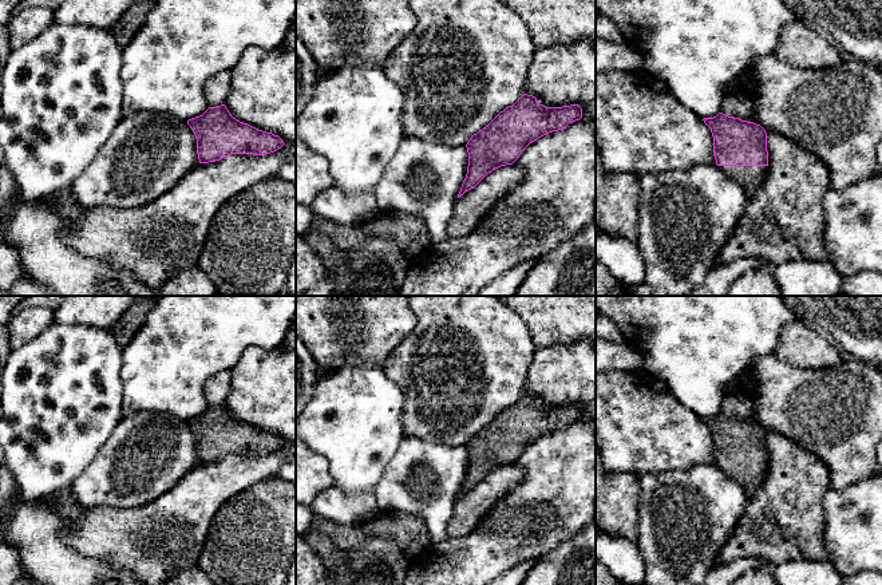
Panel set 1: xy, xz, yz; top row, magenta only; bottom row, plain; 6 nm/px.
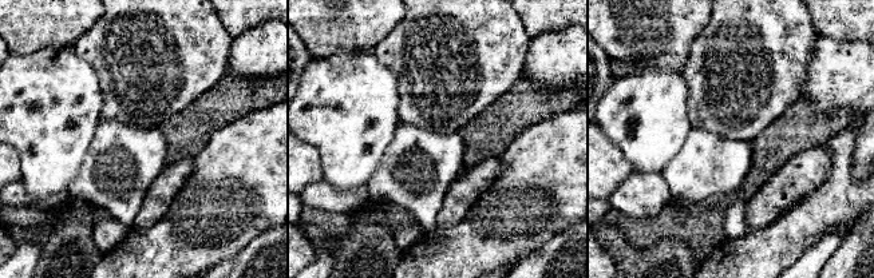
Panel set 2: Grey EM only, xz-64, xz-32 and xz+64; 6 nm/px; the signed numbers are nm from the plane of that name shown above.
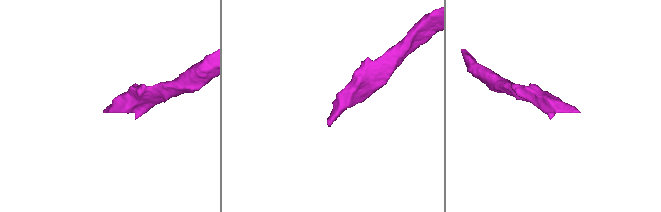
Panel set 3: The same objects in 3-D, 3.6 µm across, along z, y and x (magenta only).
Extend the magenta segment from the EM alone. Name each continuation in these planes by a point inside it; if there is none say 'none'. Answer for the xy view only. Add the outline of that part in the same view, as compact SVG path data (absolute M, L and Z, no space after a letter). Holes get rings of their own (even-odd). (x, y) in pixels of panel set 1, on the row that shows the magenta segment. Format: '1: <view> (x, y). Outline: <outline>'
none

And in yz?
1: yz (750, 178). Outline: M720 166L720 169L733 179L752 198L764 182L768 166Z

